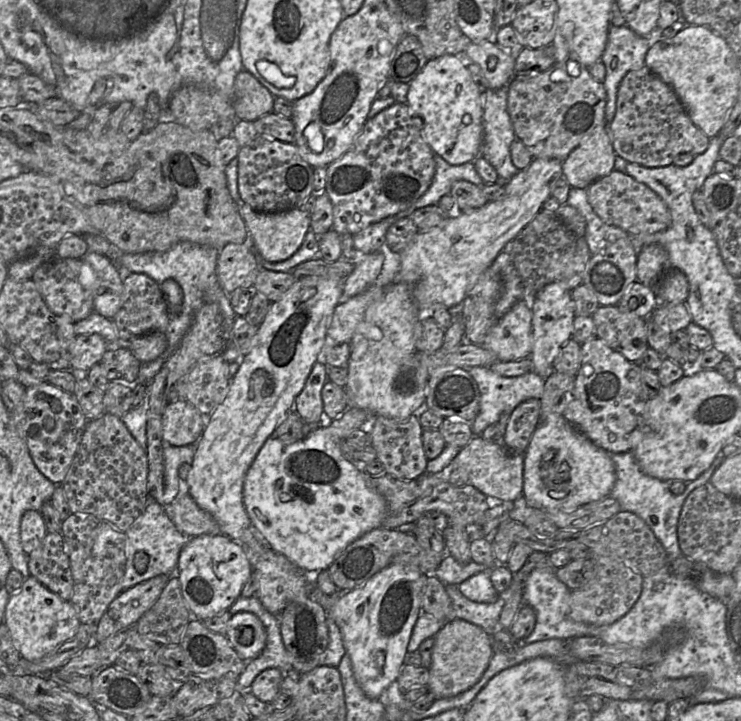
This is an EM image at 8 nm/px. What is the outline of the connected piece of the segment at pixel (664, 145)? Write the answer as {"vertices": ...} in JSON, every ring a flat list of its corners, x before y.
{"vertices":[[645,66,629,71,622,79,616,114,608,127,617,156,650,168,669,166,682,153,702,154,710,143,710,138,693,124,673,89]]}

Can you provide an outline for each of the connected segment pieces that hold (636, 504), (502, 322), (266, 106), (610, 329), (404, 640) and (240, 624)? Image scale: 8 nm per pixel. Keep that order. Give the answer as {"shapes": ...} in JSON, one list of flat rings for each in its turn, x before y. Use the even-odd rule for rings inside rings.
{"shapes":[[[632,452,609,453,609,455,616,471,616,481,609,496,618,501,622,511,632,512,645,521,667,552,670,560,683,556,677,537,677,526,682,506,692,491,710,482,710,478,725,457,720,453,705,472,687,483,682,494,673,495,670,491,670,485,673,481,662,481,646,475]],[[519,300,518,302,516,302,512,308,506,313,504,314,499,320,497,320,497,322,493,325,493,327,490,329,489,333,487,334,485,341,483,343,483,345,478,345,478,346,484,346,484,348,490,350,491,352,493,352,497,358,498,361,501,362,507,362,507,361,518,361,524,358,529,358,532,352,532,346,533,346,533,335,532,335,532,312,531,309,526,305,526,301,525,300]],[[241,70,235,77,233,107,238,120,255,121,273,112,274,98,247,70]],[[617,305,600,306,592,315,596,337,601,339,607,346,614,351,622,354,627,360,639,363,647,348,646,320,635,314,624,312]],[[392,563,362,586,326,595,315,586,318,572,304,572,312,584,309,598,319,603,341,631,356,681,370,698,378,699,398,679,405,664,414,625,422,613,421,593,426,575,413,567]],[[250,612,232,615,225,636,245,661,257,658,261,654,267,637,260,619]]]}

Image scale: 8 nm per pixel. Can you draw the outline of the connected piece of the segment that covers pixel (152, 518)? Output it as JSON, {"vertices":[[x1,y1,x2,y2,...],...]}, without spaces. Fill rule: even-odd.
{"vertices":[[156,501,147,503,142,514,125,531,125,572,122,579,122,589,129,589,139,583,152,579,158,575,173,575,176,572,180,552,188,542,188,536,181,533,168,517,164,506],[143,551,149,557,149,563,144,573,139,573,134,567,134,556]]}

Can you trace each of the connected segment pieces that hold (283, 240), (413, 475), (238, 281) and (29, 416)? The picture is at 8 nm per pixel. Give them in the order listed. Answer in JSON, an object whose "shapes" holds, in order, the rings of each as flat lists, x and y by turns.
{"shapes":[[[243,203,239,206,239,213,258,252,269,262,280,262,290,258,300,248,310,230,310,215,300,207,280,212,257,212]],[[411,415,406,419,392,419,384,416,373,416,366,427,371,445,377,459,382,463,387,475,399,480,414,480,426,472,428,459,422,444,423,428,418,417]],[[229,243,219,251,216,274,220,286,229,295,238,289,252,289,260,269,245,244]],[[48,382,26,388,22,403,10,419,17,434,24,440,37,469,55,485,61,485,75,456,88,420,75,396]]]}

